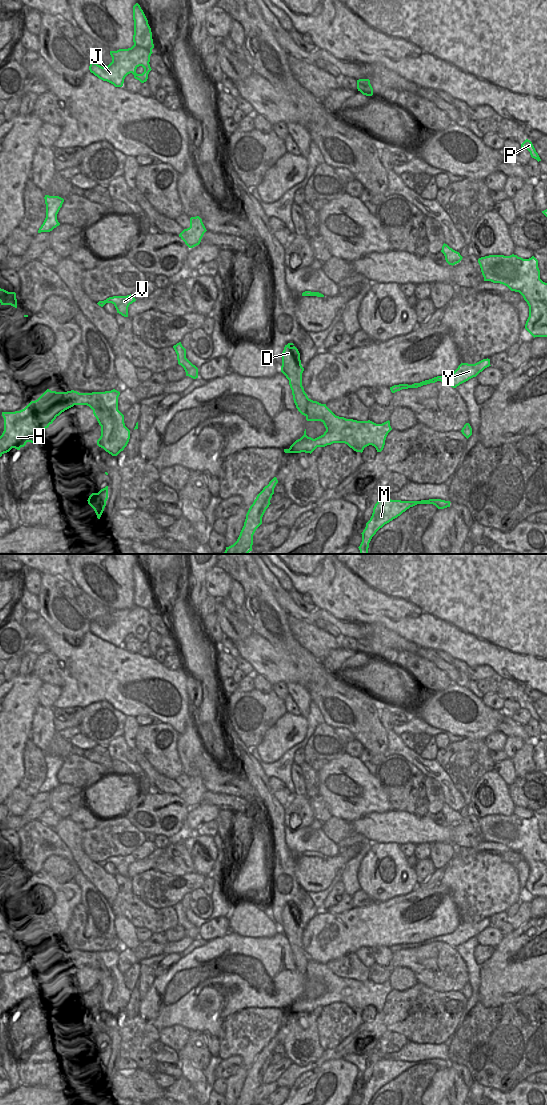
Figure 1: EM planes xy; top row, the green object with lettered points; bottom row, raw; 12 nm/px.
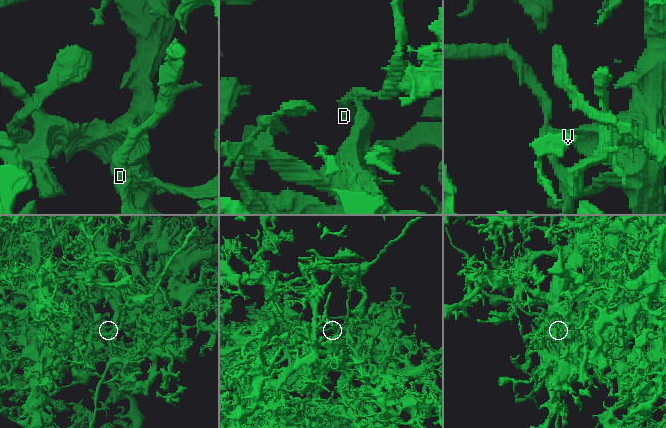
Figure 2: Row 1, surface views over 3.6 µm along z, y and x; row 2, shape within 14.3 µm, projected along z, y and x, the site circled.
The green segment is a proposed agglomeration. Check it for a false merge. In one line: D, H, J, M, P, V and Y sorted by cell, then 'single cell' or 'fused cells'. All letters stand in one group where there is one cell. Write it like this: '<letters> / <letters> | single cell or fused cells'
D / H J M P V Y | fused cells

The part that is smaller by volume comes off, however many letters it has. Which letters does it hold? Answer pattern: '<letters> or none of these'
D

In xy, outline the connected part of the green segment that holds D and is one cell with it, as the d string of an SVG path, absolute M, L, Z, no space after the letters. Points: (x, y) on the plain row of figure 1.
M293 903L285 905L282 912L281 932L289 940L293 960L298 971L306 976L308 956L302 946L302 933L304 928L301 925L300 913Z

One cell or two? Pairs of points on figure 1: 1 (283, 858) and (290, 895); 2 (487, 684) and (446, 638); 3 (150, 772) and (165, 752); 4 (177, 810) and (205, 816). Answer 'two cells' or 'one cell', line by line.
1: one cell
2: two cells
3: two cells
4: two cells

